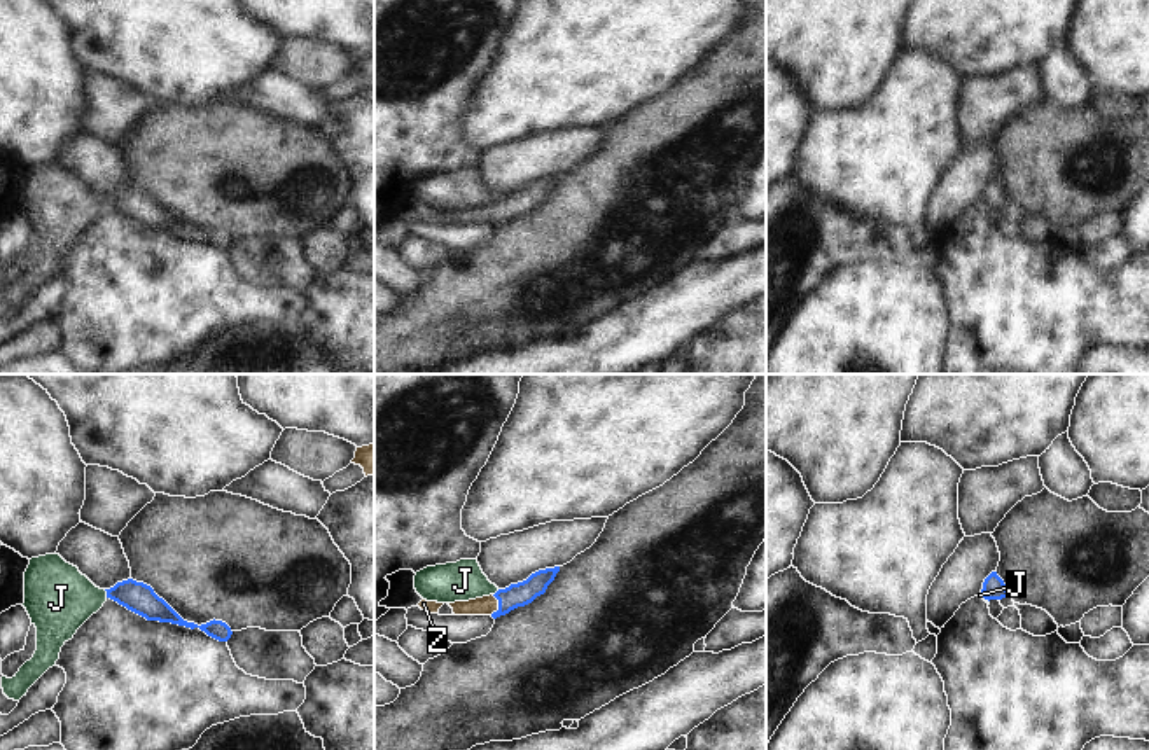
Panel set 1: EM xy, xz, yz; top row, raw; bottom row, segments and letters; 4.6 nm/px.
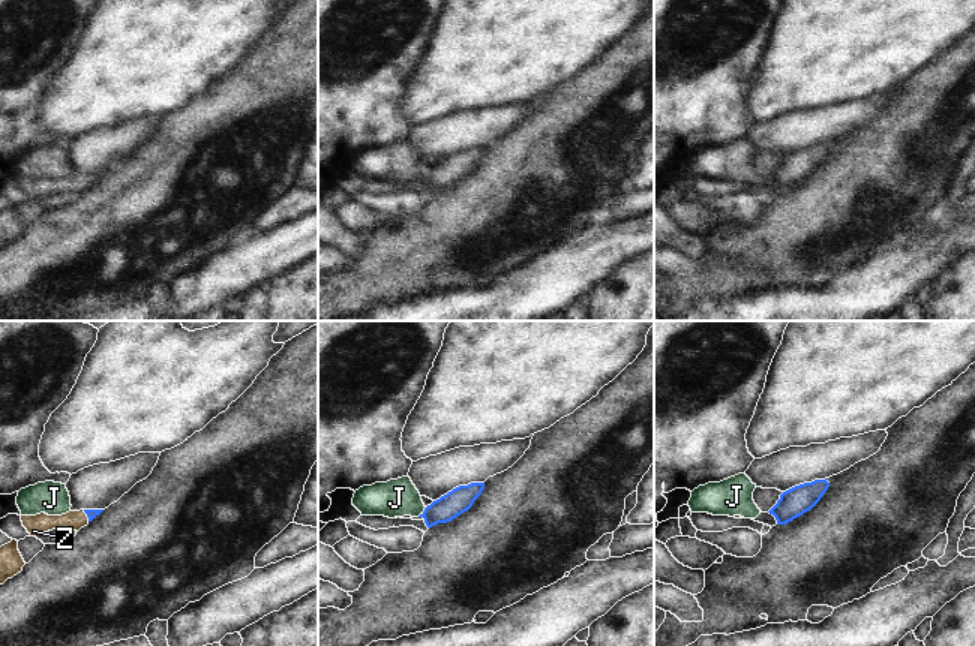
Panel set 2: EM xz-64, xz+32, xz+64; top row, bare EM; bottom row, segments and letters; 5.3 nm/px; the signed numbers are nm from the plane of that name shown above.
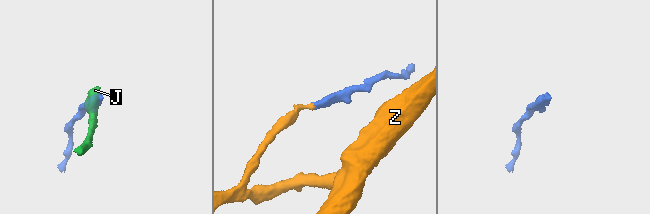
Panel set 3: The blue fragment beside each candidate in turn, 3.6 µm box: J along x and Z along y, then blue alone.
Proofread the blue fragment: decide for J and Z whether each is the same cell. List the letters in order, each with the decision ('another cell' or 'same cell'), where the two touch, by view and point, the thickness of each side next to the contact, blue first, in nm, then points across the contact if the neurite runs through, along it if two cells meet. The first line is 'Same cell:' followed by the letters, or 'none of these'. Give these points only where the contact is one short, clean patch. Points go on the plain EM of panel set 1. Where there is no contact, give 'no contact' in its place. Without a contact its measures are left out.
Same cell: Z
J: another cell; meets blue in xy at (107, 201); 140 nm thick on the blue side, 320 nm on the other; border along xy (104, 198), (107, 205)
Z: same cell; meets blue in xz at (499, 214); 110 nm thick on the blue side, 90 nm on the other; runs through xz (516, 203), (499, 214), (487, 214)

